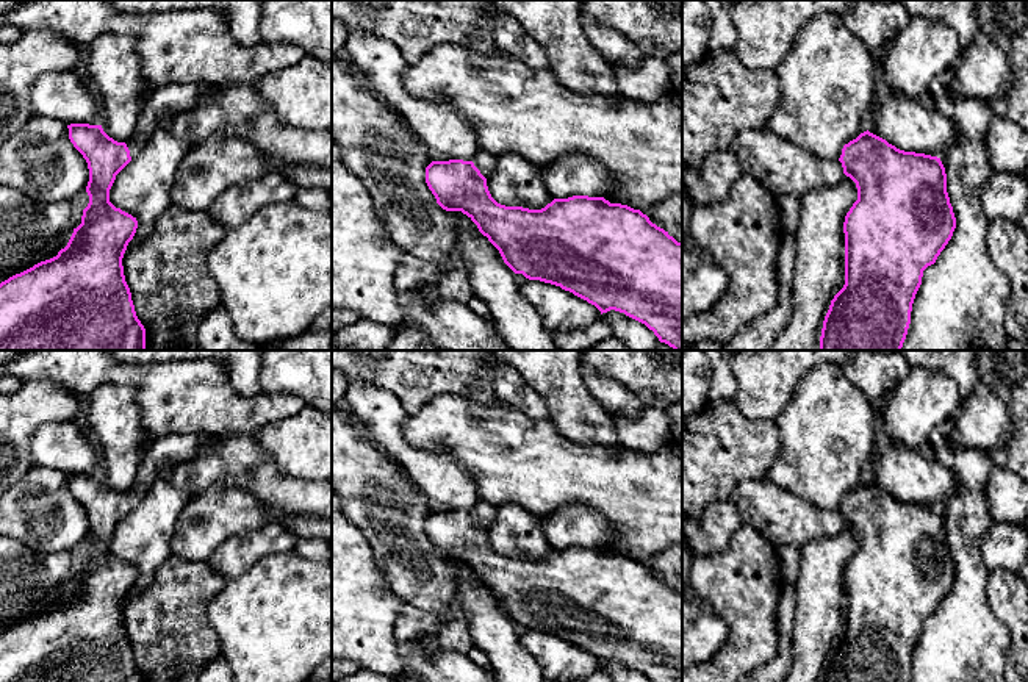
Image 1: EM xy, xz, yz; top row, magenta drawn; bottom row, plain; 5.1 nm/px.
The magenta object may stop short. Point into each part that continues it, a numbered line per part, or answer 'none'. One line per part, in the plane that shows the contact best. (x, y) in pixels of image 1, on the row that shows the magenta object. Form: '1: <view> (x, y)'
1: xz (484, 161)

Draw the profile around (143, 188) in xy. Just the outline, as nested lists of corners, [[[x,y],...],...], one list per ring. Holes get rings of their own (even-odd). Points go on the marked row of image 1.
[[[167,111],[160,117],[141,152],[116,175],[110,189],[110,202],[138,221],[136,239],[147,238],[156,219],[172,205],[177,170],[191,147],[169,131],[177,113]]]

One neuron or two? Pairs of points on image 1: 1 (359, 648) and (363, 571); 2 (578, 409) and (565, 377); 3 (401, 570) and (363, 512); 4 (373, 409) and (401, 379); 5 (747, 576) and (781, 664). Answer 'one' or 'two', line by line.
1: one
2: one
3: one
4: two
5: two

